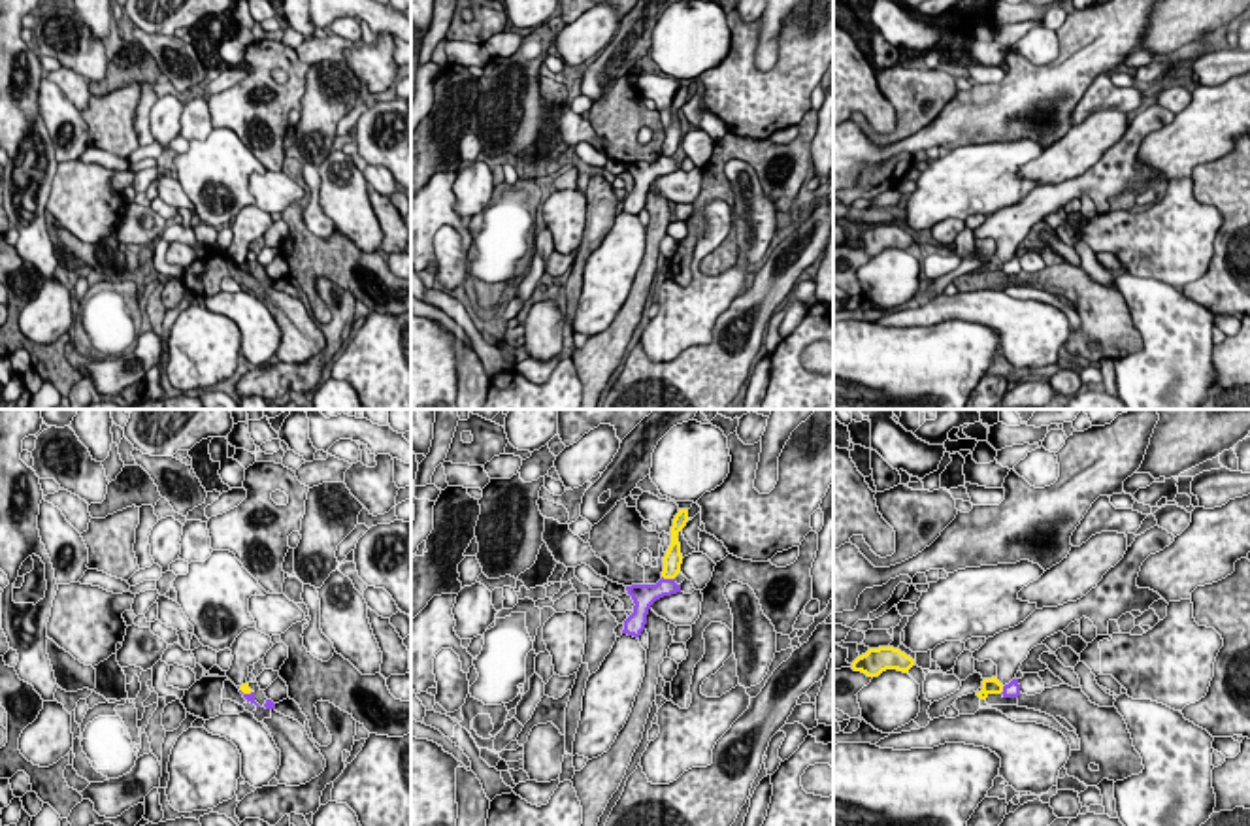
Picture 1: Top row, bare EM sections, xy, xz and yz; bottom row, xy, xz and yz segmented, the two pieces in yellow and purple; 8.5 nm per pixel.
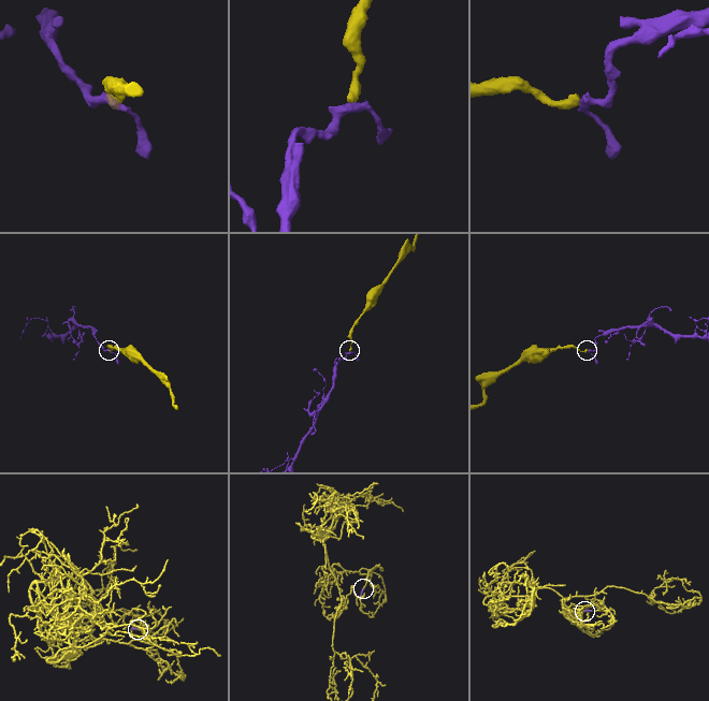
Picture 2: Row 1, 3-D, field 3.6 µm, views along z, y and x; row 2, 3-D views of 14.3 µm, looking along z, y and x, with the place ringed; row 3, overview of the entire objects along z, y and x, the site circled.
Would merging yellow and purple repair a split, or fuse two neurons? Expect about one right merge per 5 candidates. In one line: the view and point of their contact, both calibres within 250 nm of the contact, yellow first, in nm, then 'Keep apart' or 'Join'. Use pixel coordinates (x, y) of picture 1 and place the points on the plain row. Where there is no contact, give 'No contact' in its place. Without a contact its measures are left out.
Touches yellow at xz (668, 155). Thickness 160 nm (yellow) against 190 nm. Keep apart

